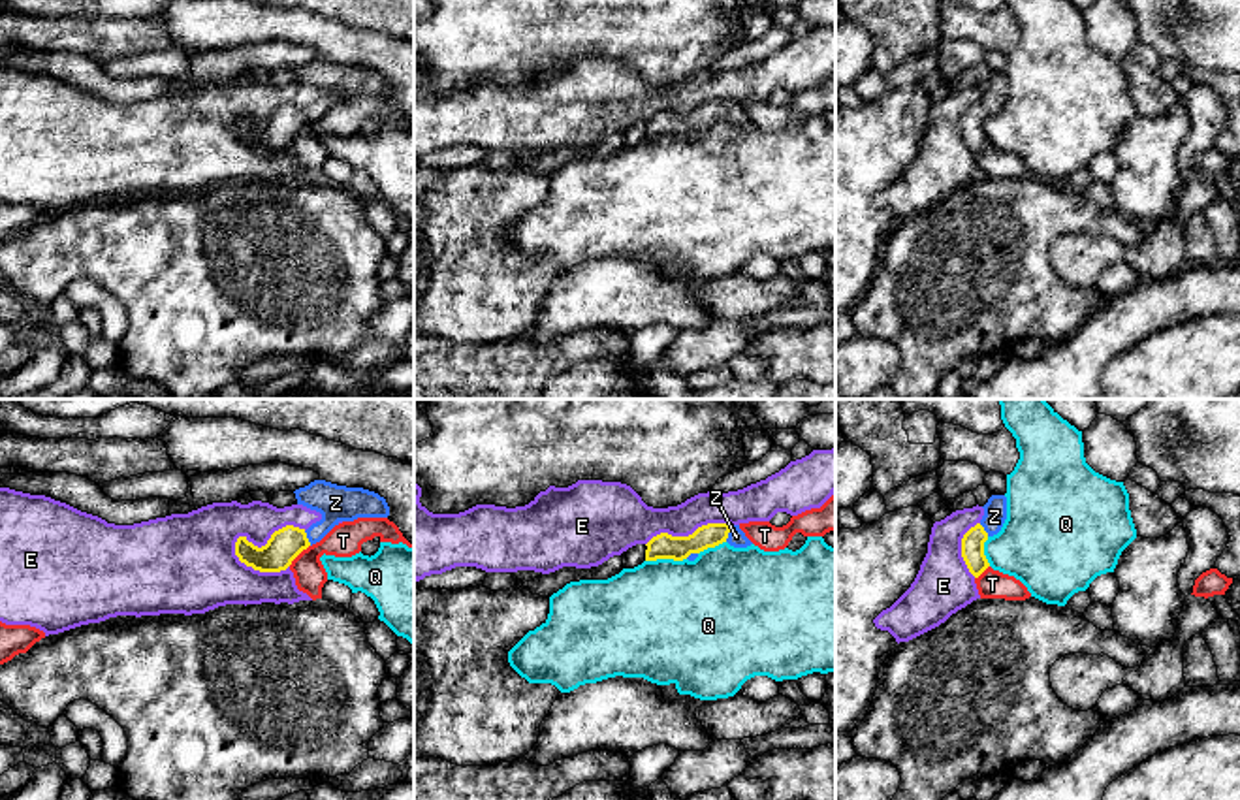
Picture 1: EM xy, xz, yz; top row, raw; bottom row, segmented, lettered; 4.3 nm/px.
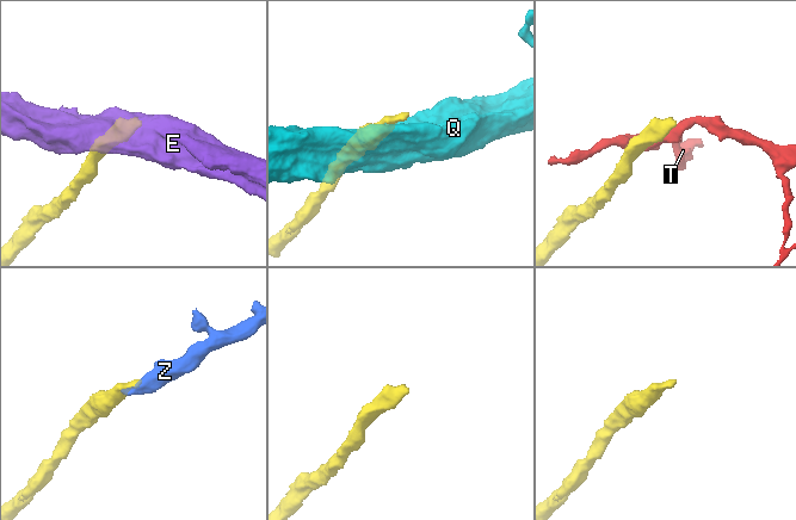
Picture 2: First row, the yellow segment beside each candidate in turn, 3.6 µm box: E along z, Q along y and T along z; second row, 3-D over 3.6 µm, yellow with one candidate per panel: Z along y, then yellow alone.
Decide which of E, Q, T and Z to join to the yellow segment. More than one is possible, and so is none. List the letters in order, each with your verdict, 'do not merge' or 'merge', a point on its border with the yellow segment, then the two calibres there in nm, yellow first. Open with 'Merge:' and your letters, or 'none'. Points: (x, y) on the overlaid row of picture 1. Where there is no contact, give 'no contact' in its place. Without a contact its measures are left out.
Merge: Z
E: do not merge | xy (266, 544) | 140/240 nm
Q: do not merge | xz (665, 558) | 110/480 nm
T: do not merge | xy (298, 554) | 140/140 nm
Z: merge | xz (729, 531) | 110/80 nm

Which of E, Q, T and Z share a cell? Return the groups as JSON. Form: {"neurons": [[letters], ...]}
{"neurons": [["E"], ["Q"], ["T"], ["Z"]]}

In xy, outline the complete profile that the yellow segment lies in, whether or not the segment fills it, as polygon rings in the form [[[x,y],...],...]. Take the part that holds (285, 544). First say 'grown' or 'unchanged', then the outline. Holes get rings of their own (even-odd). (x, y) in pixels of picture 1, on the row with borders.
grown | [[[314,480],[294,493],[297,504],[320,512],[322,520],[312,523],[307,531],[286,525],[275,531],[262,548],[248,542],[246,536],[239,536],[235,555],[241,563],[260,572],[280,572],[286,570],[303,550],[320,542],[341,521],[389,516],[386,499],[363,488]]]

